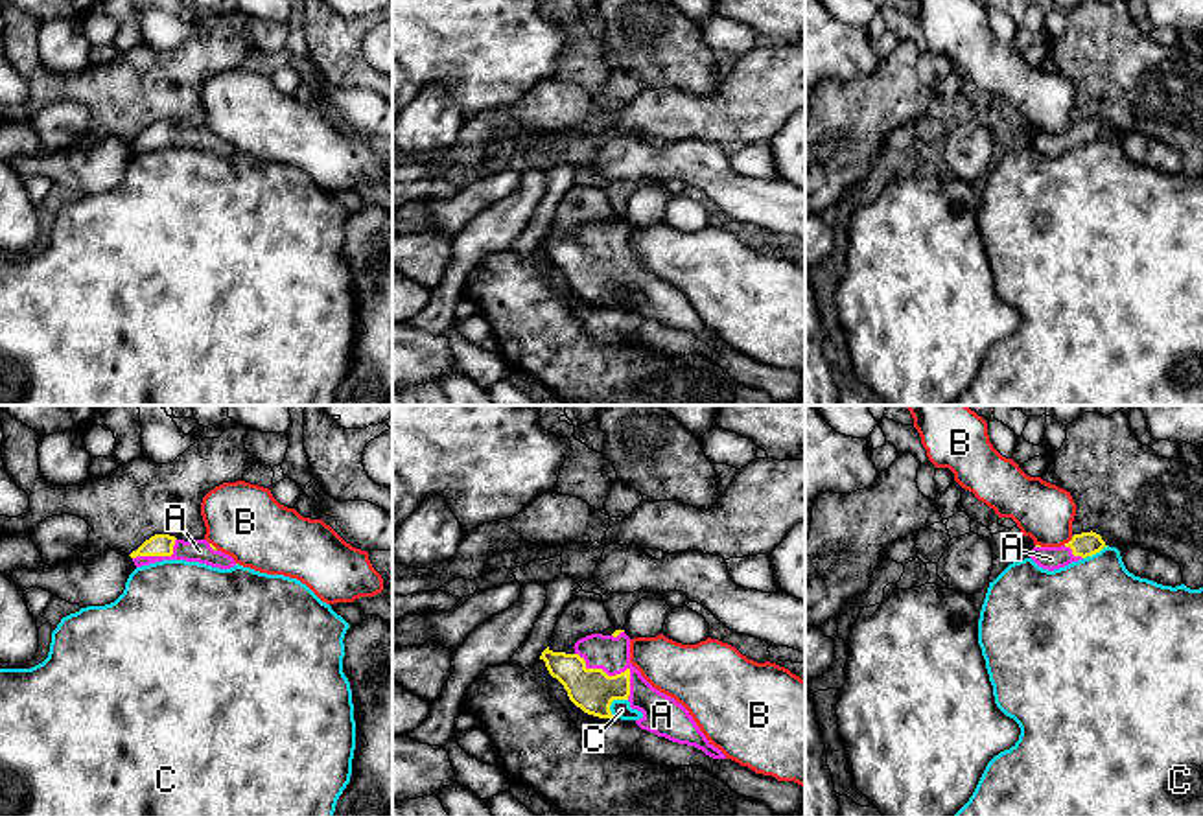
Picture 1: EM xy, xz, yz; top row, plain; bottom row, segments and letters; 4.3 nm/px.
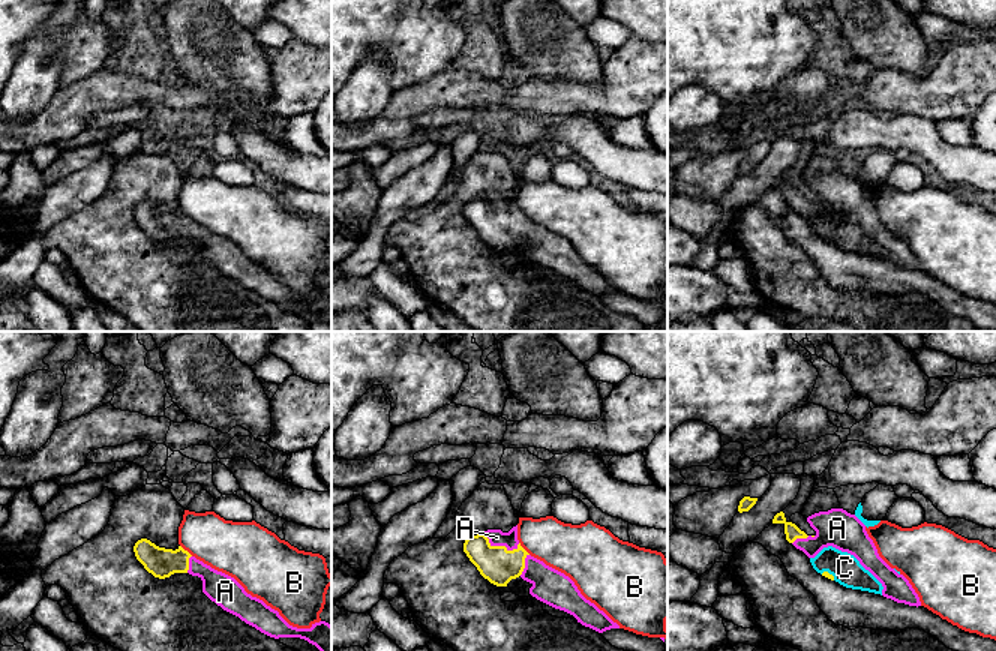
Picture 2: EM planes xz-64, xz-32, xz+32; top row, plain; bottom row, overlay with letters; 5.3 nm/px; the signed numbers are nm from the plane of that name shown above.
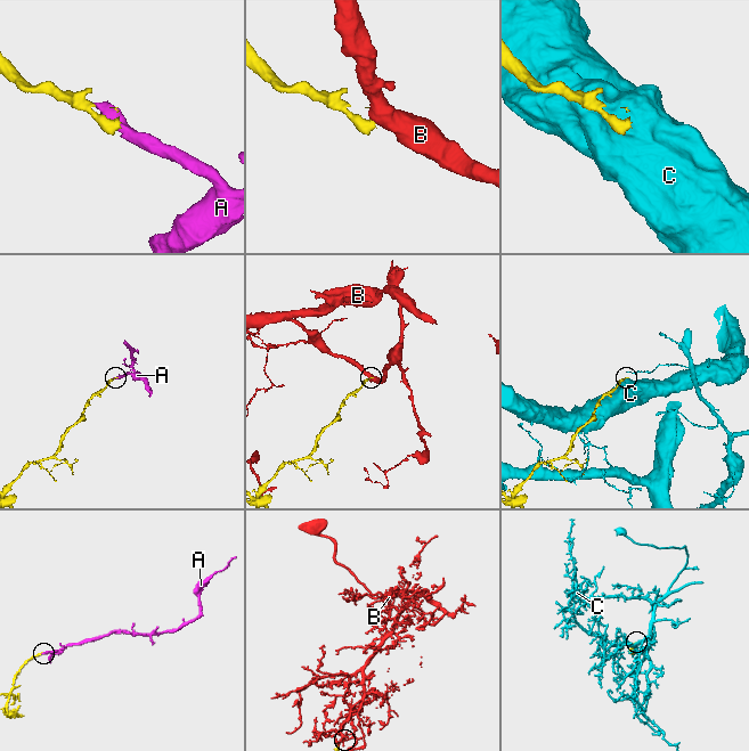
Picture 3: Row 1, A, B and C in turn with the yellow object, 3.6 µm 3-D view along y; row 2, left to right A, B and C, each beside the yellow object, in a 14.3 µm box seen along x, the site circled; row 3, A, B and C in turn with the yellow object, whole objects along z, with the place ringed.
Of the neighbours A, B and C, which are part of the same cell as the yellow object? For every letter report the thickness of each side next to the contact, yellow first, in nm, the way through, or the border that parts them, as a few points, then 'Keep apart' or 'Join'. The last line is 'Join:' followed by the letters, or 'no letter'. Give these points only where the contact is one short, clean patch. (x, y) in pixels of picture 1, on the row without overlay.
A: Thickness 190 nm (yellow) against 160 nm. Join
B: Thickness 110 nm (yellow) against 260 nm. Boundary: yz (1073, 124), (1063, 131). Keep apart
C: Thickness 190 nm (yellow) against 80 nm. Keep apart
Join: A

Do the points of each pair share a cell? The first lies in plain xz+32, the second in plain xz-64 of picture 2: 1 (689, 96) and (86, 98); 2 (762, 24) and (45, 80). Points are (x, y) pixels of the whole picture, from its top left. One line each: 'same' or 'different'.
1: different
2: different

